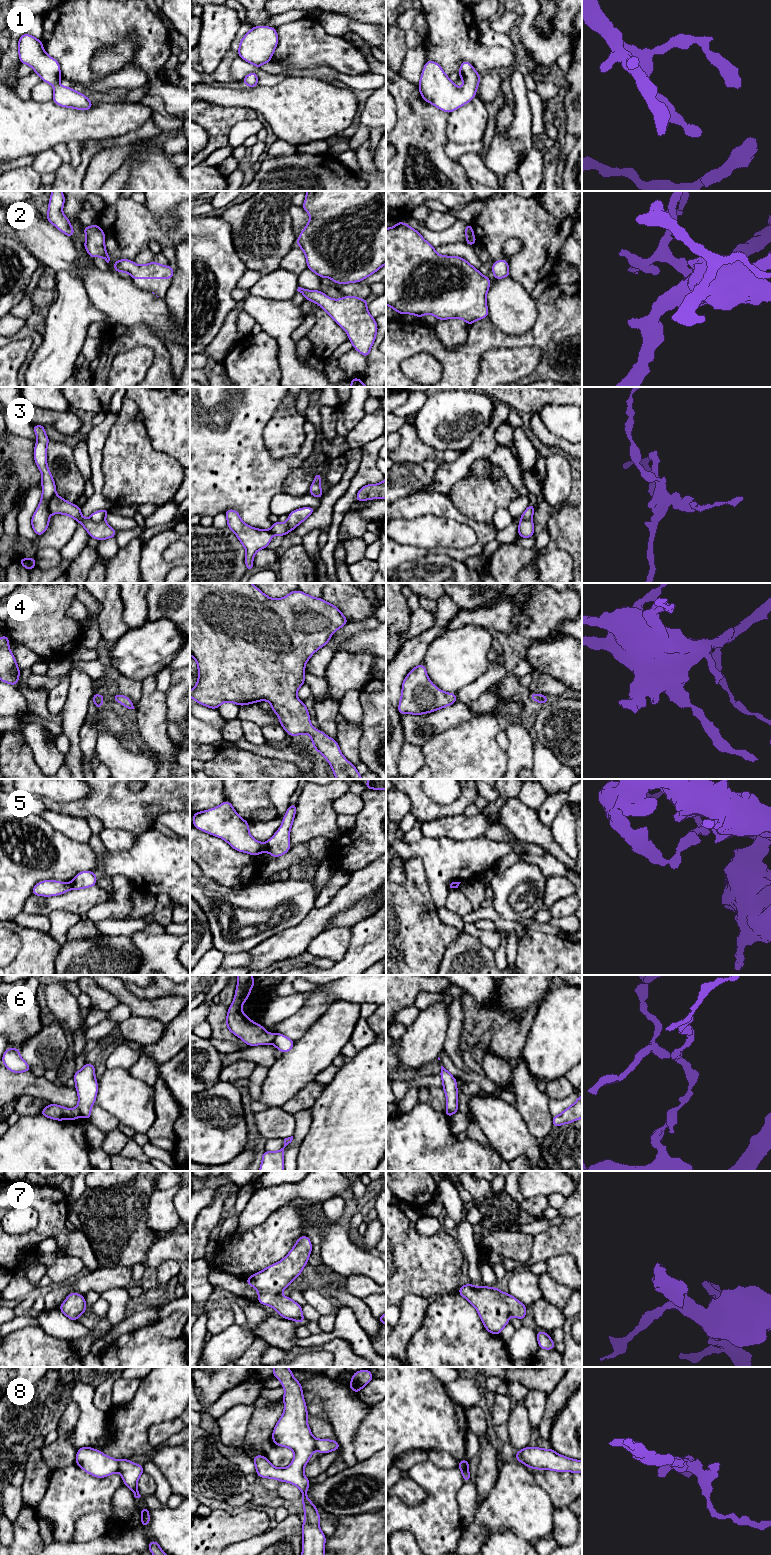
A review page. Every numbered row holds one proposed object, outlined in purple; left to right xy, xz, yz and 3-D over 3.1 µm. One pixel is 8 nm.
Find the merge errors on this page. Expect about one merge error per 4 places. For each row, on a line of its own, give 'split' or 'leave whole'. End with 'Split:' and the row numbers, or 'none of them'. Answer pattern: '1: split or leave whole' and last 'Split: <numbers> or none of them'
1: leave whole
2: leave whole
3: split
4: leave whole
5: split
6: split
7: leave whole
8: split
Split: 3, 5, 6, 8

